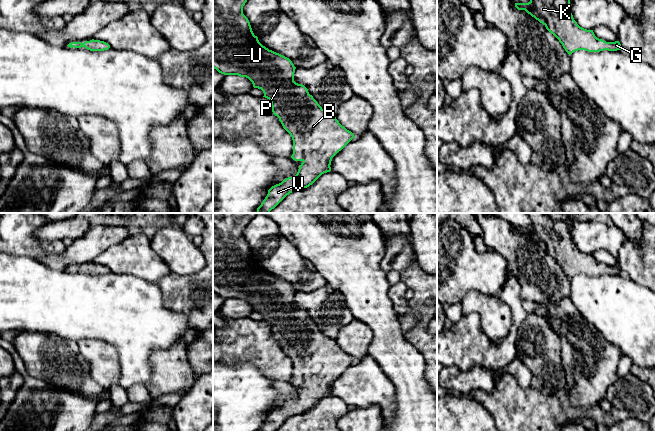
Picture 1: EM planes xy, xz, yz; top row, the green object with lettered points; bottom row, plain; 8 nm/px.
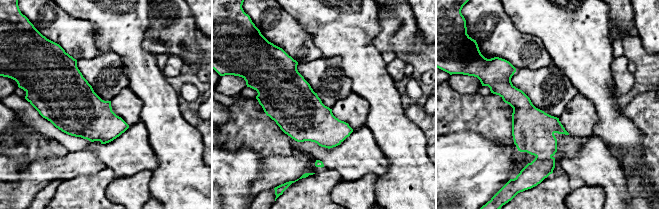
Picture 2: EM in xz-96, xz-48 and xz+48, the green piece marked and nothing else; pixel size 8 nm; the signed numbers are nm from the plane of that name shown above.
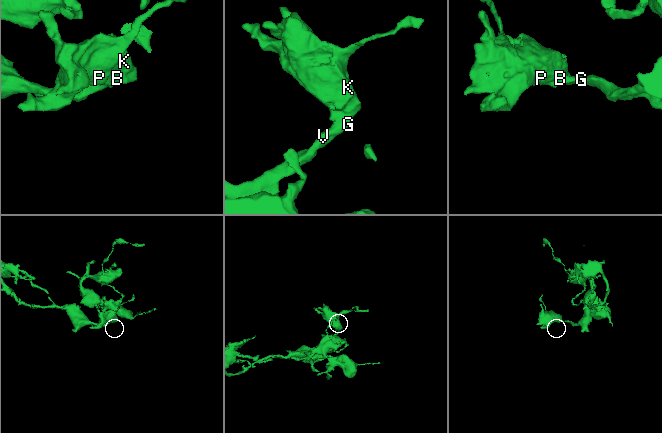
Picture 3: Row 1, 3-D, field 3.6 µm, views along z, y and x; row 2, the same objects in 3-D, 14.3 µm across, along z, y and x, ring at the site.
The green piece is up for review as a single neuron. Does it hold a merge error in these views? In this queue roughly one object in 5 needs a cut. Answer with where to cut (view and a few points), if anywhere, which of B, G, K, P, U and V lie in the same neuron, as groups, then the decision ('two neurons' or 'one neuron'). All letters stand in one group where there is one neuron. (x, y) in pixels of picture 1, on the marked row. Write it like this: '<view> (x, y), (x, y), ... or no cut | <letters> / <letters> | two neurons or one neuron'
no cut | B G K P U V | one neuron

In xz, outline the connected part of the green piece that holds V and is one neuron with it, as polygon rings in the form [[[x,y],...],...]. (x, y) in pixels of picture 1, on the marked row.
[[[213,0],[213,68],[224,75],[248,78],[254,88],[261,89],[269,99],[272,112],[293,140],[291,158],[301,161],[294,177],[272,186],[257,208],[257,213],[270,213],[287,195],[312,185],[322,174],[331,171],[332,158],[355,136],[336,117],[326,112],[309,94],[308,89],[294,81],[296,67],[292,61],[263,46],[254,35],[248,18],[243,14],[247,0]]]

